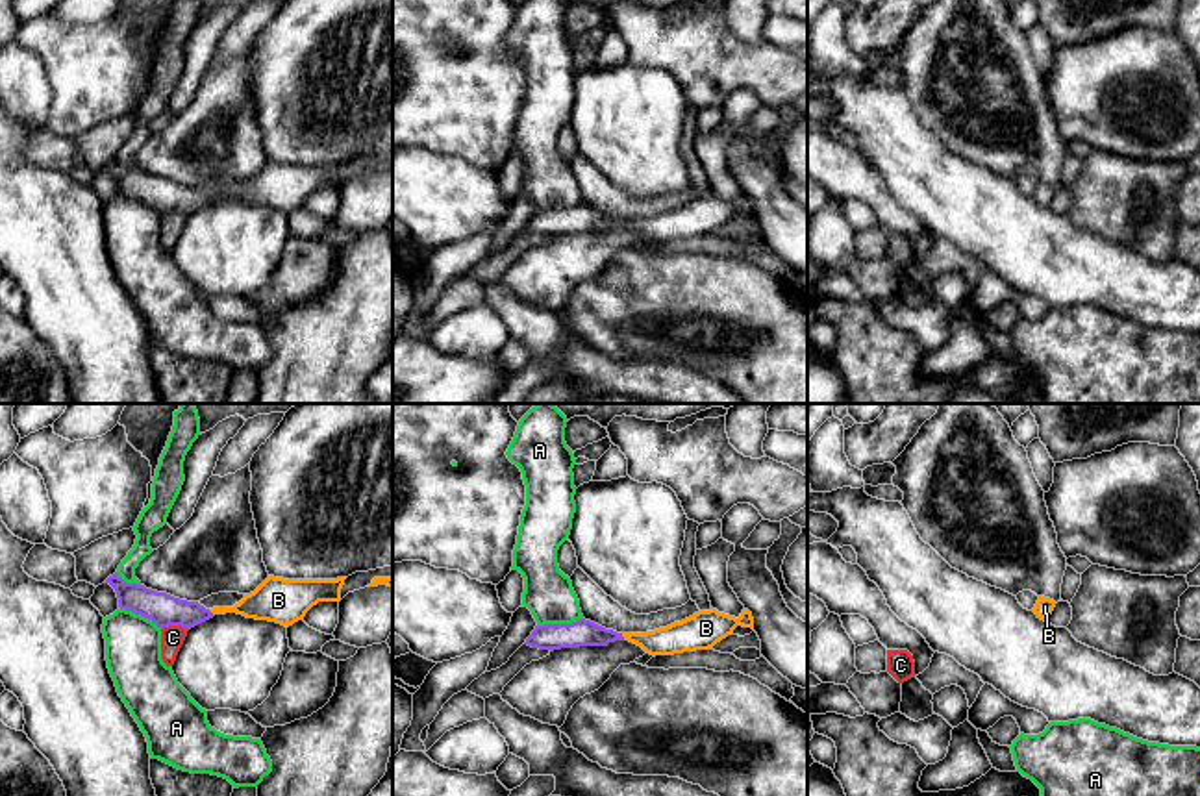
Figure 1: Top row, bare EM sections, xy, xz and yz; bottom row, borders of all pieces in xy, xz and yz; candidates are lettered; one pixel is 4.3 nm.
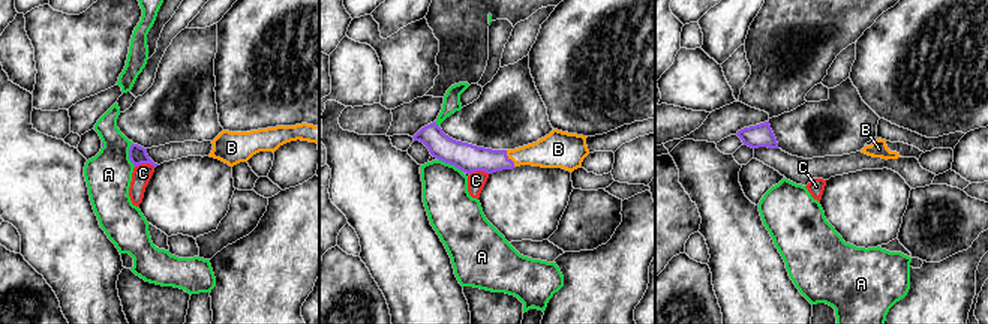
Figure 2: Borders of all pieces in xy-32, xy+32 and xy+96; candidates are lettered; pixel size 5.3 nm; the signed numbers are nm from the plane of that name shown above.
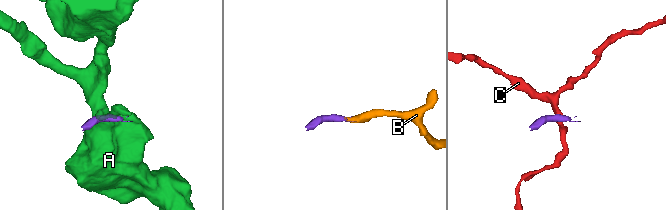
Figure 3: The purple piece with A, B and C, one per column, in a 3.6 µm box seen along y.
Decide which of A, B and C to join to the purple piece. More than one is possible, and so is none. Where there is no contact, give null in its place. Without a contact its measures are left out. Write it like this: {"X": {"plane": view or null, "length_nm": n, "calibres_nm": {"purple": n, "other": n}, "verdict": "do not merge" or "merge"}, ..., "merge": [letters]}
{"A": {"plane": "xz", "length_nm": 200, "calibres_nm": {"purple": 120, "other": 220}, "verdict": "do not merge"}, "B": {"plane": "xz", "length_nm": 40, "calibres_nm": {"purple": 120, "other": 140}, "verdict": "merge"}, "C": {"plane": "xy", "length_nm": 120, "calibres_nm": {"purple": 140, "other": 100}, "verdict": "do not merge"}, "merge": ["B"]}

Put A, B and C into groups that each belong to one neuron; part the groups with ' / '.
A / B / C

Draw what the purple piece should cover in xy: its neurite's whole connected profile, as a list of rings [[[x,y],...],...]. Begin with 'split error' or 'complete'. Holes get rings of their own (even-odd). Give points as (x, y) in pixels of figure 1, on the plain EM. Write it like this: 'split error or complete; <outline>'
split error; [[[117,157],[106,165],[119,183],[119,193],[152,205],[159,215],[181,211],[191,215],[215,200],[237,198],[246,204],[269,205],[285,213],[304,205],[319,187],[339,187],[346,163],[283,165],[269,161],[254,178],[233,193],[206,194],[198,187],[174,183],[167,178],[126,168]]]

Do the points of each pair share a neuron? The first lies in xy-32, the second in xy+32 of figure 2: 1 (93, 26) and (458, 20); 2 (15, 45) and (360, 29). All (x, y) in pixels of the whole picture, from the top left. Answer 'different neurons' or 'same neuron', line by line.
1: different neurons
2: different neurons

